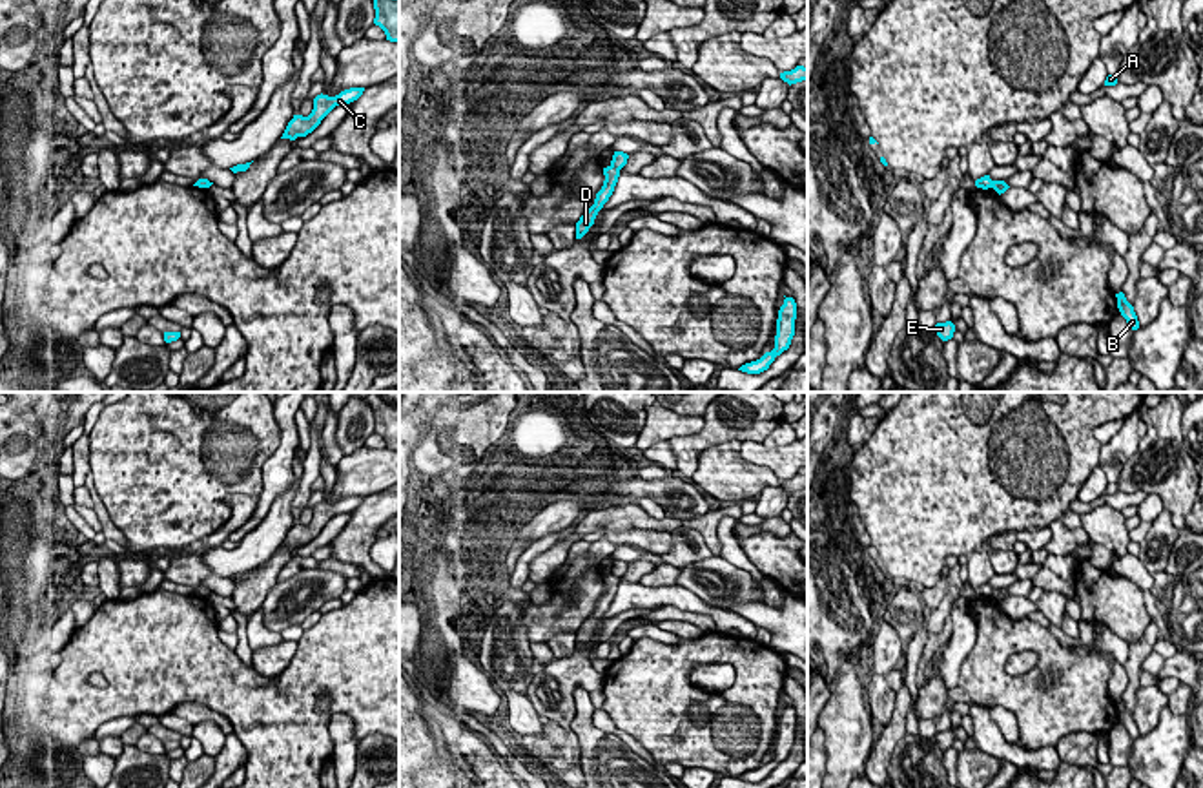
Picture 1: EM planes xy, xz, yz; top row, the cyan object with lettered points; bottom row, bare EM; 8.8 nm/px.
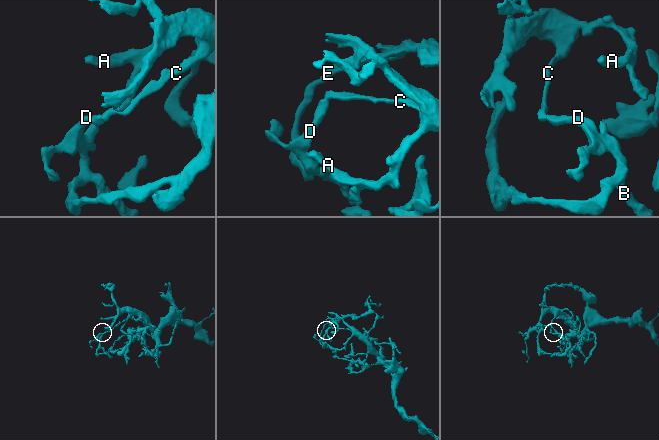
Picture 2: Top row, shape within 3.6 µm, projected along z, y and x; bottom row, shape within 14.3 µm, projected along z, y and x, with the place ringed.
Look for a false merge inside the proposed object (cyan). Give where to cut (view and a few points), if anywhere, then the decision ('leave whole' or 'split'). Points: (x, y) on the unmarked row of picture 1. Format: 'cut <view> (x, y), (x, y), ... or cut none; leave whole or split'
cut xz (611, 571), (618, 579); split

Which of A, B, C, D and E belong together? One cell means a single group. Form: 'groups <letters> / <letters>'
groups A C / B D E

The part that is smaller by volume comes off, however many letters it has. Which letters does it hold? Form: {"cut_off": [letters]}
{"cut_off": ["B", "D", "E"]}

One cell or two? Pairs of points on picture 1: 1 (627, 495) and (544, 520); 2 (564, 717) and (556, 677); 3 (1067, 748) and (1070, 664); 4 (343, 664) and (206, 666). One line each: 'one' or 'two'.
1: one
2: one
3: two
4: one

